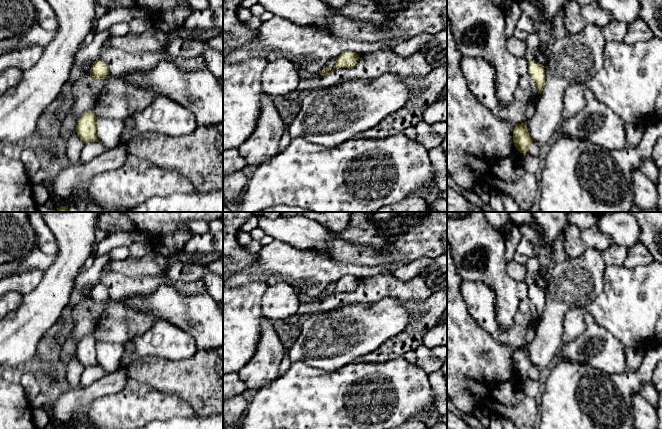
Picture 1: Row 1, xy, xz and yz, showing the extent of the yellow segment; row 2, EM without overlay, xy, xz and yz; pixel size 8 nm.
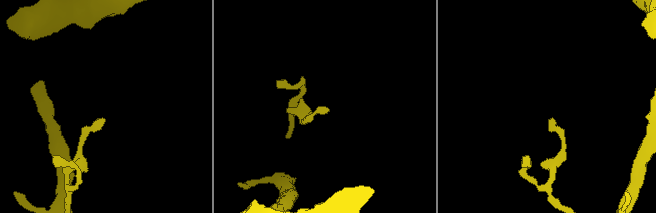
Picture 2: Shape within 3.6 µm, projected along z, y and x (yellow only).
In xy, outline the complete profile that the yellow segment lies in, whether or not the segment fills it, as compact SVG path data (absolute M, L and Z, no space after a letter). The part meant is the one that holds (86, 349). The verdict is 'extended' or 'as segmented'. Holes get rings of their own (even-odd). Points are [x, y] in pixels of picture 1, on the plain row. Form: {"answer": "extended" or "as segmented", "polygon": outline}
{"answer": "as segmented", "polygon": "M86 335L78 342L76 357L84 367L99 366L96 358L96 340L94 336Z"}

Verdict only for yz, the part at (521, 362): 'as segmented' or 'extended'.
as segmented

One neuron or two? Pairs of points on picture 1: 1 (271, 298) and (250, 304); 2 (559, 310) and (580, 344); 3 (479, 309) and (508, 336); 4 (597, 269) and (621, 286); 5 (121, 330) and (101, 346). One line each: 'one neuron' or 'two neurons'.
1: two neurons
2: two neurons
3: one neuron
4: two neurons
5: two neurons

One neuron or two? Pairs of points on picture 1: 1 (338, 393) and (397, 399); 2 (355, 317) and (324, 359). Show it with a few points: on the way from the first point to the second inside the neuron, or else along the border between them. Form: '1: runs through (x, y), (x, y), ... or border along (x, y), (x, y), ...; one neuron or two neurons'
1: runs through (353, 398), (382, 398); one neuron
2: runs through (350, 327), (328, 349); one neuron

